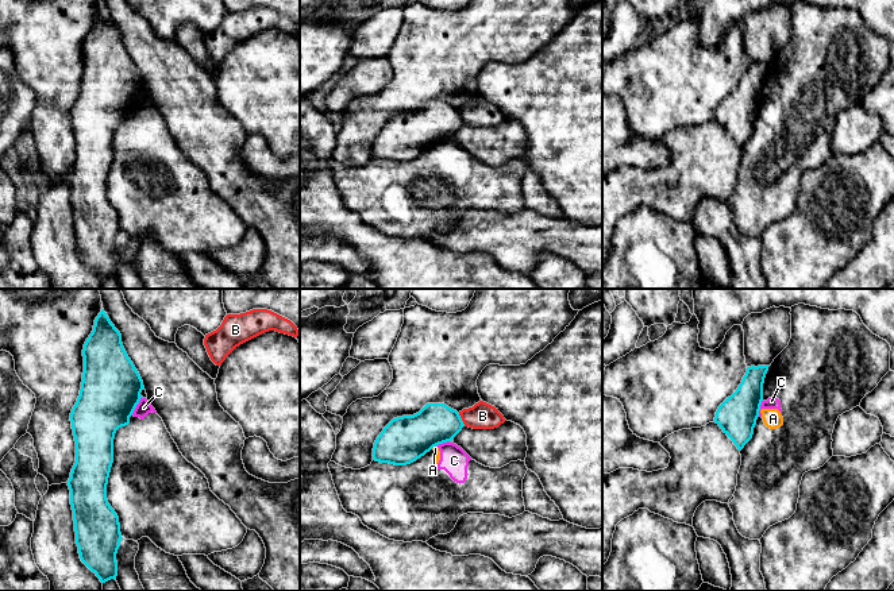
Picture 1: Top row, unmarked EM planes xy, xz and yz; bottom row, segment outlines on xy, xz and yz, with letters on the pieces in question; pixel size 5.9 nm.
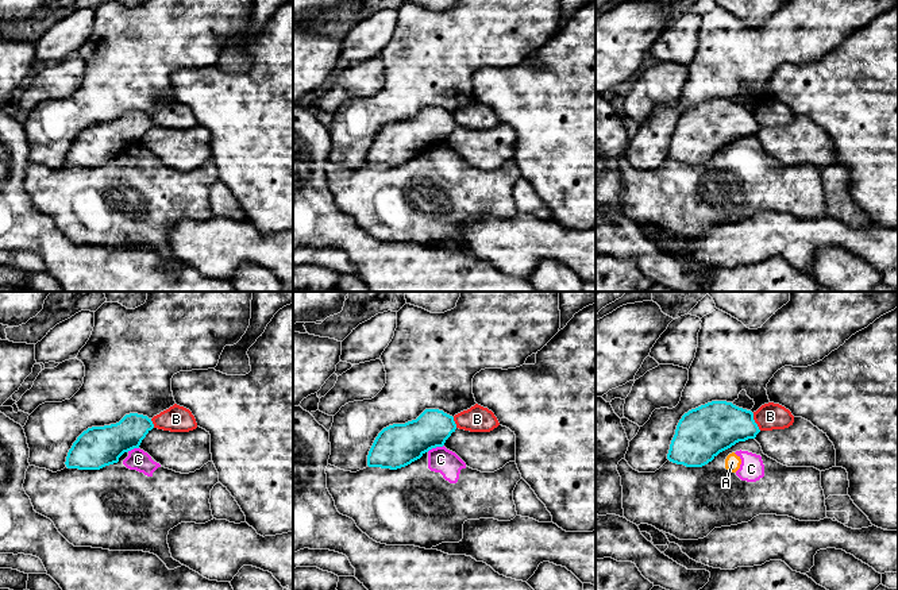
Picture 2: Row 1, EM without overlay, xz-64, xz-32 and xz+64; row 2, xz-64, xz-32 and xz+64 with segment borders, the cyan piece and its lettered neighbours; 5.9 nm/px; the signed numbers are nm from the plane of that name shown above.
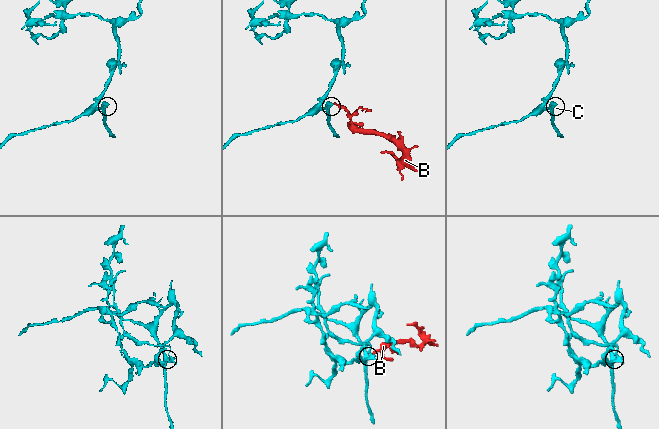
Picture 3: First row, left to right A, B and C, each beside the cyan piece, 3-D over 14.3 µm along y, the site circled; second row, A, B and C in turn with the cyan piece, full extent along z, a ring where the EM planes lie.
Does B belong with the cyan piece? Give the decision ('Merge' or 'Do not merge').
Do not merge

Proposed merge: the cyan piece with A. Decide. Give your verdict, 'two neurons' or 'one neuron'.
two neurons

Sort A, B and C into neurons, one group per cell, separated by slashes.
A C / B

